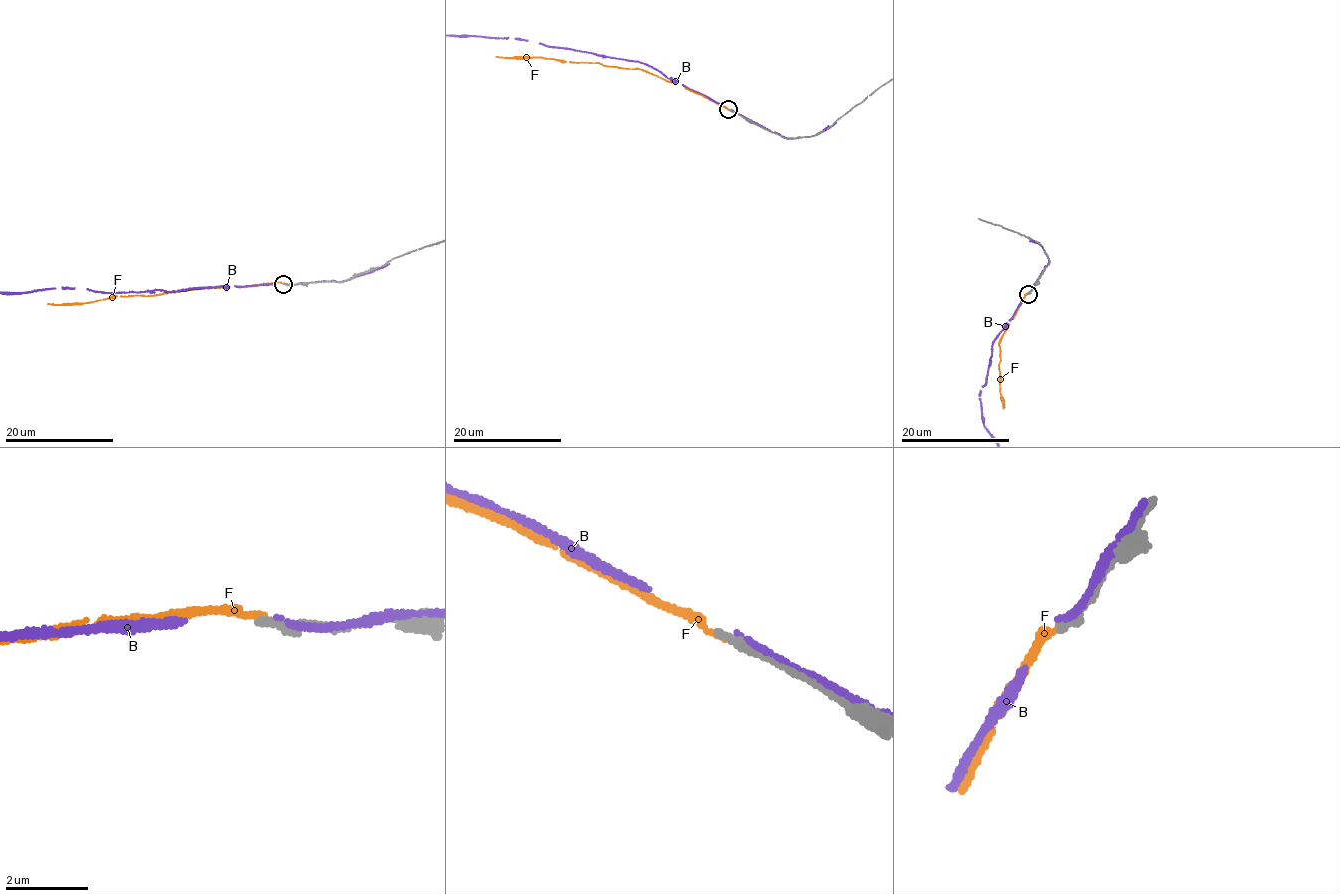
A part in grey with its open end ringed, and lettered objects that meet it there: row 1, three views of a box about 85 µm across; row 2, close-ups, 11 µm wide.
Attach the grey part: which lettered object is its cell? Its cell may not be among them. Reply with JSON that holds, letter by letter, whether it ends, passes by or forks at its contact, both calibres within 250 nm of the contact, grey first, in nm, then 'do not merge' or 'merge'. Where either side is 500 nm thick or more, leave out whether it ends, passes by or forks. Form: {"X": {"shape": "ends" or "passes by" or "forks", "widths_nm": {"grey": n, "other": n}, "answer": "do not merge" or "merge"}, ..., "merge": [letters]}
{"B": {"shape": "passes by", "widths_nm": {"grey": 160, "other": 160}, "answer": "do not merge"}, "F": {"shape": "ends", "widths_nm": {"grey": 220, "other": 150}, "answer": "do not merge"}, "merge": []}

